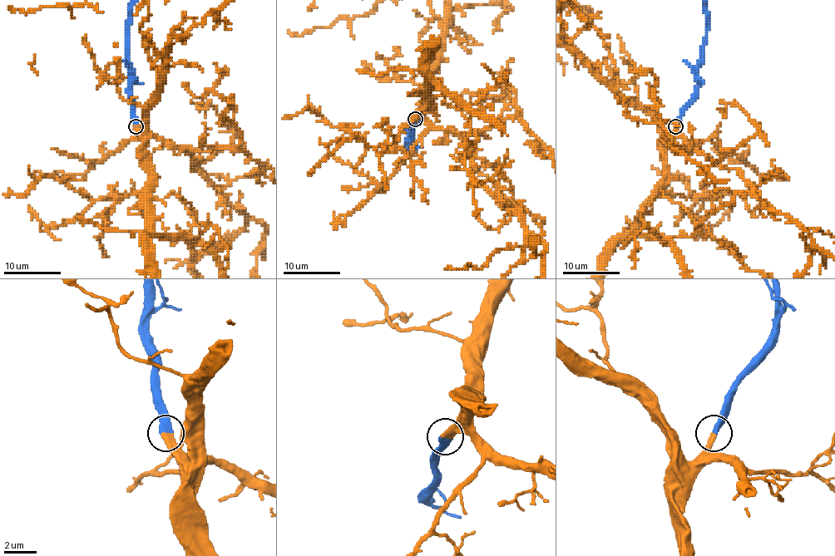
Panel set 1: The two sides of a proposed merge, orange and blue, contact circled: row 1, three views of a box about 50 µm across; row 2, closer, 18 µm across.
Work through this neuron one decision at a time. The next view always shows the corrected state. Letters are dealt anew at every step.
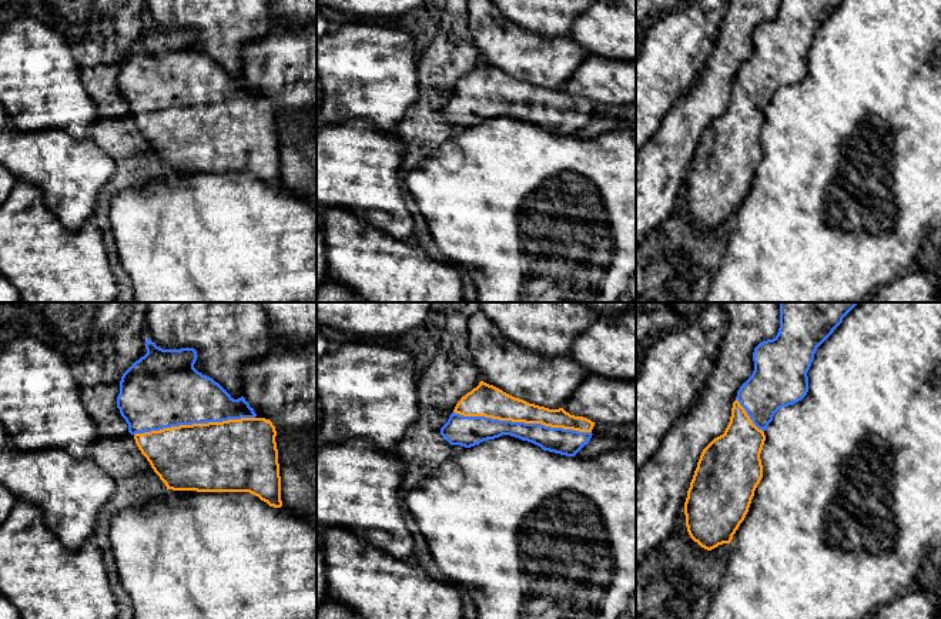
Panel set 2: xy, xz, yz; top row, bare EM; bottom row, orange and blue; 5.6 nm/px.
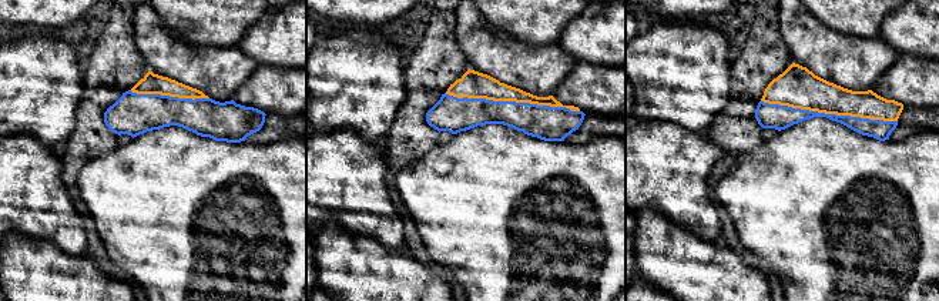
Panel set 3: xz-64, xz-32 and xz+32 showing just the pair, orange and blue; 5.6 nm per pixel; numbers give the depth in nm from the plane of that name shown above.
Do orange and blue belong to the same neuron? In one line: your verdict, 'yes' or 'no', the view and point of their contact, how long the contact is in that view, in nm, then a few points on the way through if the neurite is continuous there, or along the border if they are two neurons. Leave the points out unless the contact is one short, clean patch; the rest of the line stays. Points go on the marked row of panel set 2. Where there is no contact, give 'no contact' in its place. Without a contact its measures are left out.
yes; meets orange in xz at (522, 421); contact 800 nm long

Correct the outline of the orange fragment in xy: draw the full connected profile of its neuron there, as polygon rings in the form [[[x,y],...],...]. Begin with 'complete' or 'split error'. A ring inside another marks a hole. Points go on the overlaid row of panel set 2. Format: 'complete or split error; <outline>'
split error; [[[145,341],[147,354],[121,377],[117,408],[128,424],[141,454],[154,472],[173,491],[250,492],[269,506],[281,508],[281,476],[277,431],[269,419],[258,418],[244,397],[234,399],[218,382],[194,368],[194,348],[163,349]]]

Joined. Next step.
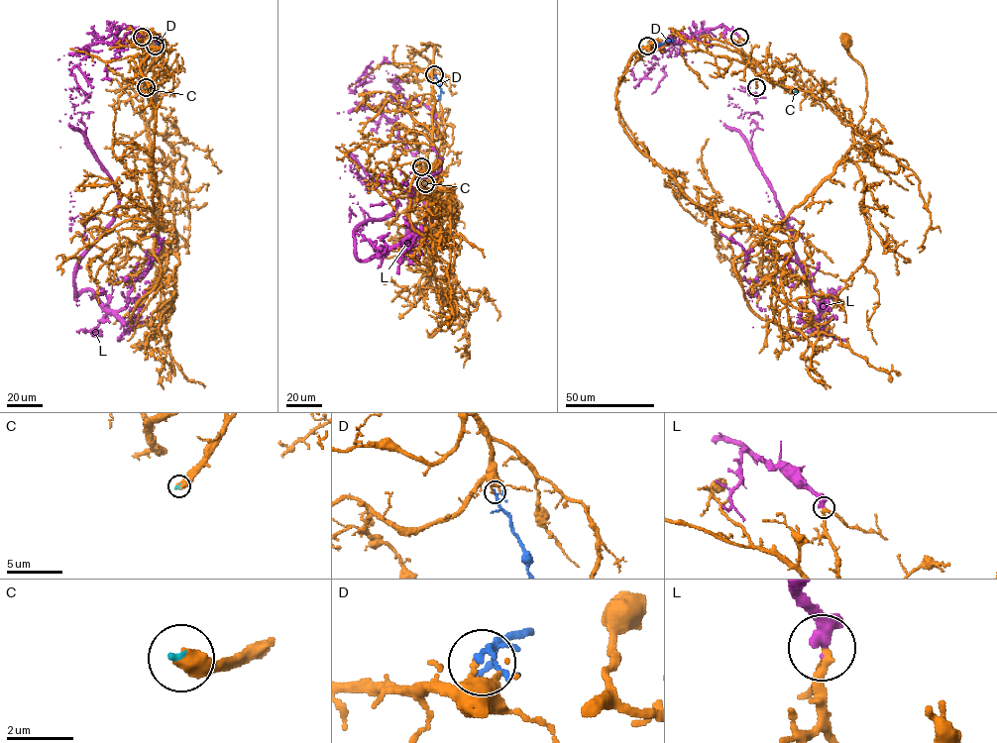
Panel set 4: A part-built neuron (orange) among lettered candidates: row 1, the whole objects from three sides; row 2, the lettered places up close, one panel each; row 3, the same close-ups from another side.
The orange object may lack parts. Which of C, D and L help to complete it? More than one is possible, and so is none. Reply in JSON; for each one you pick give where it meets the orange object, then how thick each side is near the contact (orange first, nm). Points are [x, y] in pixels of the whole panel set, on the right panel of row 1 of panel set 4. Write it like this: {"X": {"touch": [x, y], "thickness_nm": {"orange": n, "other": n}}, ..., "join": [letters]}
{"join": []}

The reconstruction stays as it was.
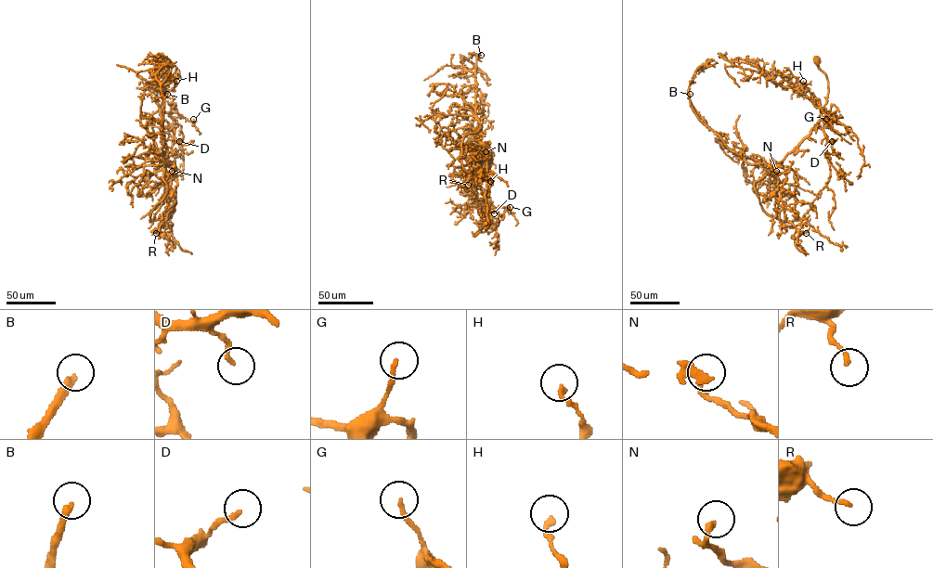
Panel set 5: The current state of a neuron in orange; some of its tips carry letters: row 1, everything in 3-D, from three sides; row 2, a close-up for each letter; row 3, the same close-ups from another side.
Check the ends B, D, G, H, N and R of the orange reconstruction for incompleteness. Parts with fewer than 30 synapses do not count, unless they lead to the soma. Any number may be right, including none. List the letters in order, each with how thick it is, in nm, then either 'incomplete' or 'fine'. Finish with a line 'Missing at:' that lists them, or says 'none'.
B: 240 nm thick; incomplete
D: 180 nm thick; incomplete
G: 150 nm thick; fine
H: 170 nm thick; fine
N: 240 nm thick; fine
R: 160 nm thick; fine
Missing at: B, D

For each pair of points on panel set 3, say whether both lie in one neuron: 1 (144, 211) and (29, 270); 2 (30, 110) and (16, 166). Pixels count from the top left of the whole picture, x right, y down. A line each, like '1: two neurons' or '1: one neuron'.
1: two neurons
2: two neurons

